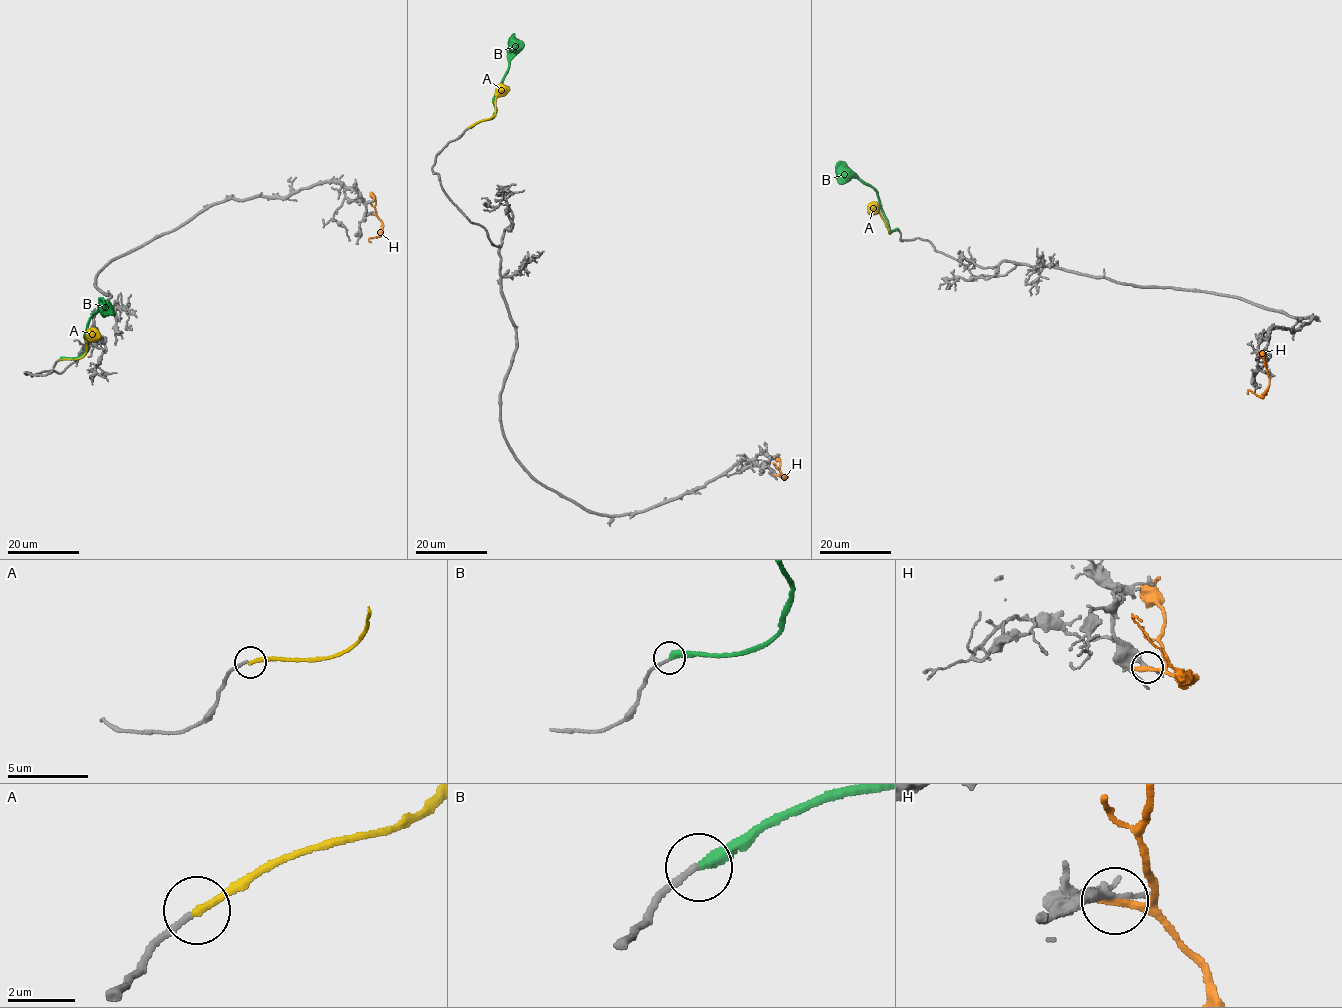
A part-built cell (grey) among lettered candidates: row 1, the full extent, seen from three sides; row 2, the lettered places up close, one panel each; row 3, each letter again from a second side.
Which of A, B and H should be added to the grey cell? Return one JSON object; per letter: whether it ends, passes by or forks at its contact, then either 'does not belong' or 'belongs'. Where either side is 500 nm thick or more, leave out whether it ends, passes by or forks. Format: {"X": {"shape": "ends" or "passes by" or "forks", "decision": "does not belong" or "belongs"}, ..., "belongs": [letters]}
{"A": {"shape": "ends", "decision": "does not belong"}, "B": {"shape": "ends", "decision": "does not belong"}, "H": {"shape": "ends", "decision": "does not belong"}, "belongs": []}

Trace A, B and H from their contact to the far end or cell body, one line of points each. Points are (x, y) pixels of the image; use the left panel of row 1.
A: (61, 359), (79, 358), (86, 349), (86, 339), (96, 332)
B: (60, 359), (79, 357), (84, 353), (89, 318), (104, 302)
H: (371, 214), (380, 221), (381, 233), (369, 238), (370, 242)

